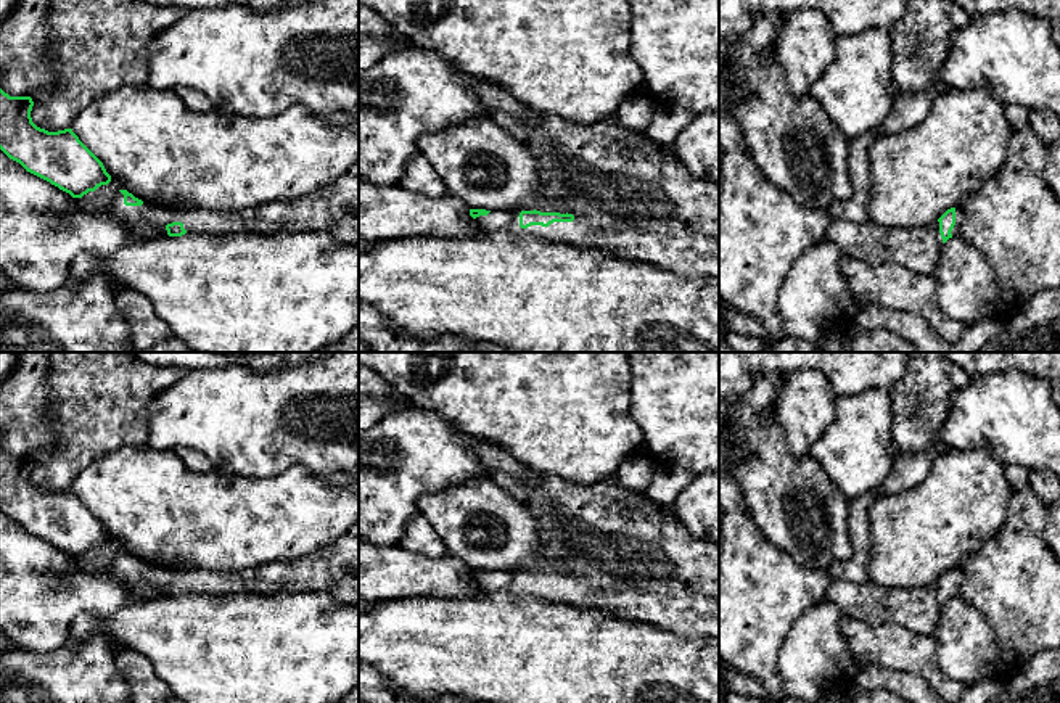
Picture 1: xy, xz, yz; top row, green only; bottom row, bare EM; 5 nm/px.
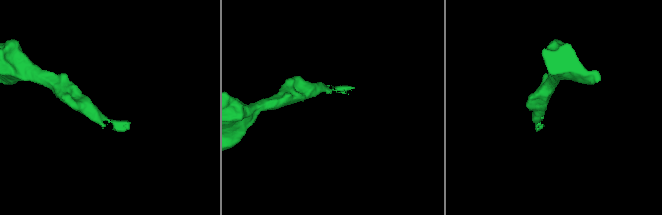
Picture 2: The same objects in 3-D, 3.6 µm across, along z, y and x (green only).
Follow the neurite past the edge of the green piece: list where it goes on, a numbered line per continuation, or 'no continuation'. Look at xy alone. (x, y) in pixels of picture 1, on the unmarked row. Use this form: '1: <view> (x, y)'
1: xy (333, 570)

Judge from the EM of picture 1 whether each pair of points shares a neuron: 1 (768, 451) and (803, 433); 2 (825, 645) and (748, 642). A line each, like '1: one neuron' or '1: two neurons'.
1: two neurons
2: two neurons

